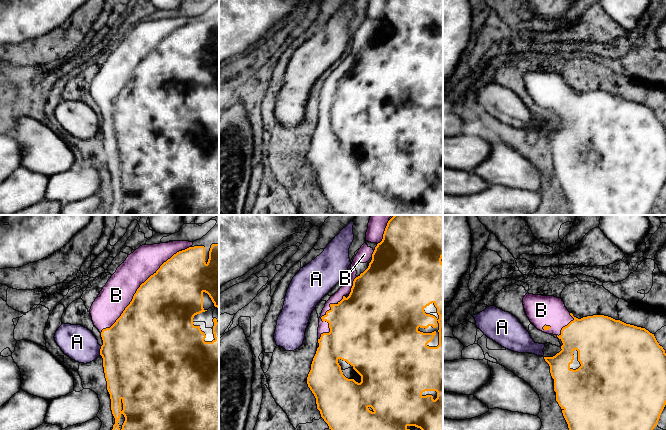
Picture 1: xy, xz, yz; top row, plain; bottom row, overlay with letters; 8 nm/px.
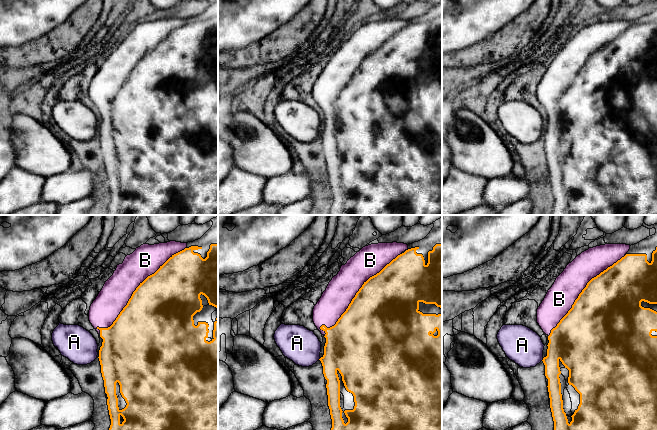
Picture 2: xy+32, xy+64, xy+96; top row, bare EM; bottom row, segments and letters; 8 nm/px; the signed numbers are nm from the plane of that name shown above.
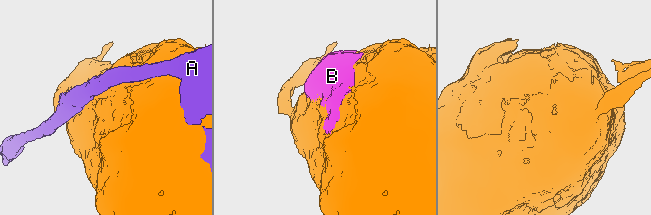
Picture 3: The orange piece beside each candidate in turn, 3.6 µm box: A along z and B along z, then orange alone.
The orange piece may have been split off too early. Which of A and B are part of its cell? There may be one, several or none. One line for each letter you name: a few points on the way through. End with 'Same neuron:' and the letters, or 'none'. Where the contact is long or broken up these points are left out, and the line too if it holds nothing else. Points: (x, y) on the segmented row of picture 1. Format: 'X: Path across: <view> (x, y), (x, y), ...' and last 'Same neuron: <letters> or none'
Same neuron: B

